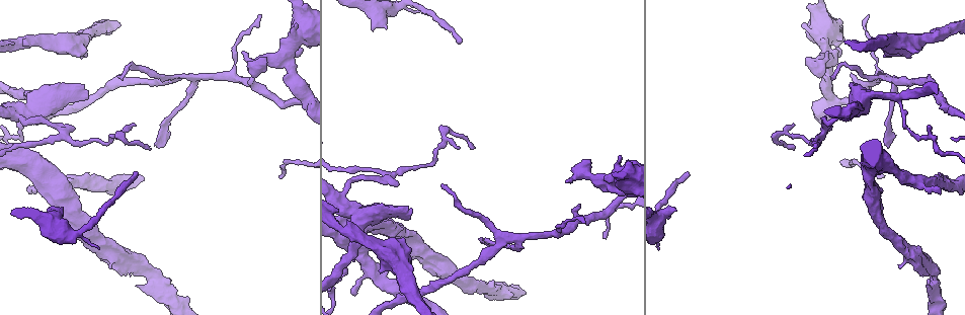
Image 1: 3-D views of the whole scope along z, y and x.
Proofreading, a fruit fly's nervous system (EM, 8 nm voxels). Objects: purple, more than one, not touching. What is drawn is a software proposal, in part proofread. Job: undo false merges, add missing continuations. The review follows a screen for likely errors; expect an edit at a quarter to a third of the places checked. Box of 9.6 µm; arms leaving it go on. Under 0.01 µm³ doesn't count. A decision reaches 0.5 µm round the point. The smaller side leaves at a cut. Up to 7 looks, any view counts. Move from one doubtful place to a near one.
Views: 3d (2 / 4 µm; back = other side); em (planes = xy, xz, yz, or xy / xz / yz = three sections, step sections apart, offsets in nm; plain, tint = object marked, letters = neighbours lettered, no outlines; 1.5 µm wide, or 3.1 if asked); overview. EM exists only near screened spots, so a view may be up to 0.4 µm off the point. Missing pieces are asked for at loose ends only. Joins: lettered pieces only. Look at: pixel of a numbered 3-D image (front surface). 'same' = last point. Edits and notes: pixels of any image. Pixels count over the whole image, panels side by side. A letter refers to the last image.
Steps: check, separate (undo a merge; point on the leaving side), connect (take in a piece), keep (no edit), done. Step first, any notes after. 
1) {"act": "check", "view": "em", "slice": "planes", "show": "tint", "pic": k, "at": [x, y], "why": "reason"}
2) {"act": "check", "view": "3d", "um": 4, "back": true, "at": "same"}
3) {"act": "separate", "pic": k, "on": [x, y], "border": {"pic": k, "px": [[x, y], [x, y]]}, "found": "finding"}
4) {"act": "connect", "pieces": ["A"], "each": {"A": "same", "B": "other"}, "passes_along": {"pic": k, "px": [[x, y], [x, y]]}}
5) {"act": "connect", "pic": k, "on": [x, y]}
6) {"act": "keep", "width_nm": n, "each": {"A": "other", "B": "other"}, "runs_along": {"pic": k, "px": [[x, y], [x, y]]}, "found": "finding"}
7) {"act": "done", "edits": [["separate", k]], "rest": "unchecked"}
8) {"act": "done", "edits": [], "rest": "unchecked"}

{"act": "check", "view": "em", "slice": "planes", "show": "letters", "pic": 1, "at": [566, 182], "why": "an open end"}

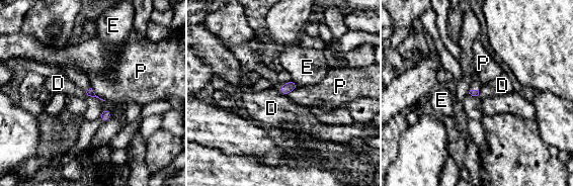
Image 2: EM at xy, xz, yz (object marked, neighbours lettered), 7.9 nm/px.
{"act": "keep", "each": {"D": "other", "E": "other", "P": "other"}, "border": {"pic": 2, "px": [[279, 93], [285, 95]]}, "found": "no lettered piece goes on from it"}

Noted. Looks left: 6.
{"act": "check", "view": "em", "slice": "xz", "step": 8, "show": "tint", "pic": 1, "at": [460, 41], "why": "free end"}

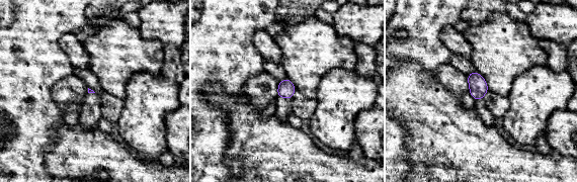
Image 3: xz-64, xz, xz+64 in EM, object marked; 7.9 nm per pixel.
{"act": "check", "view": "em", "slice": "xz", "step": 8, "show": "letters", "at": "same", "why": "see the neighbours"}

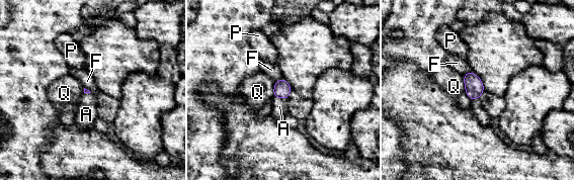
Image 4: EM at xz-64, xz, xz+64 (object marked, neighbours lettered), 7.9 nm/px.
{"act": "connect", "pieces": ["A"], "longest_contact_nm": ["Q", 140], "each": {"A": "same", "F": "other", "P": "other", "Q": "other"}, "passes_along": {"pic": 4, "px": [[282, 89], [280, 97], [279, 106]]}, "found": "the neuron continues"}

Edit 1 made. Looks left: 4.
{"act": "check", "view": "overview", "why": "see it whole again"}

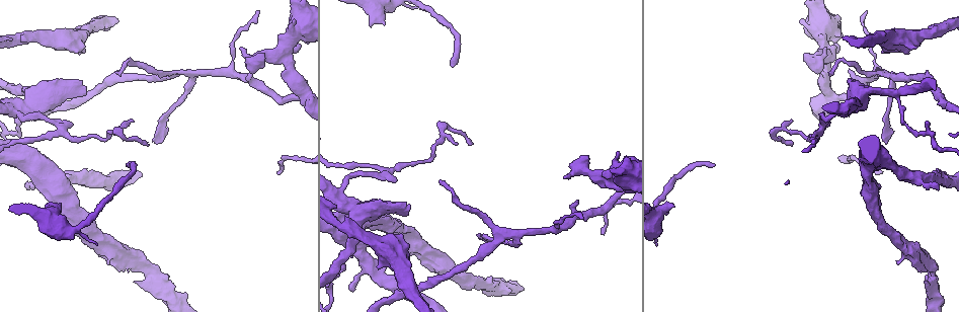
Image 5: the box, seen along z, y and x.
{"act": "check", "view": "3d", "um": 4, "pic": 5, "at": [819, 130], "why": "three arms meet"}

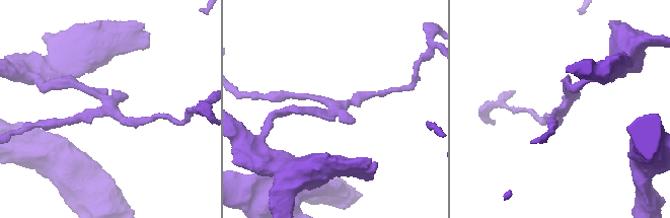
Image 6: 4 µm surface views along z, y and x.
{"act": "check", "view": "em", "slice": "xy", "step": 4, "show": "tint", "pic": 6, "at": [111, 106], "arms": 3, "why": "now the EM"}

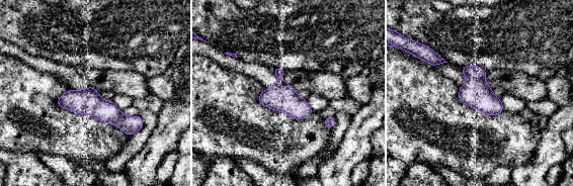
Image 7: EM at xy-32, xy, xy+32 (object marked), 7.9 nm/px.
{"act": "check", "view": "em", "slice": "xz", "step": 8, "show": "letters", "at": "same", "why": "another direction"}

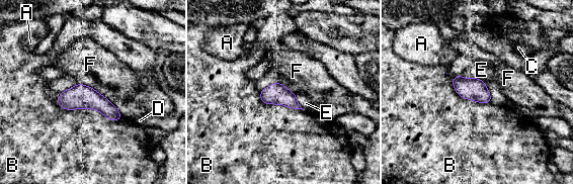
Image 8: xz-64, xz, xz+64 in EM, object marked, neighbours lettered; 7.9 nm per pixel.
{"act": "keep", "width_nm": 170, "each": {"A": "other", "B": "other", "C": "other", "D": "other", "E": "other", "F": "other"}, "found": "all the same neuron"}

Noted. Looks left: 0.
{"act": "done", "edits": [["connect", 4]], "rest": "unchecked"}

